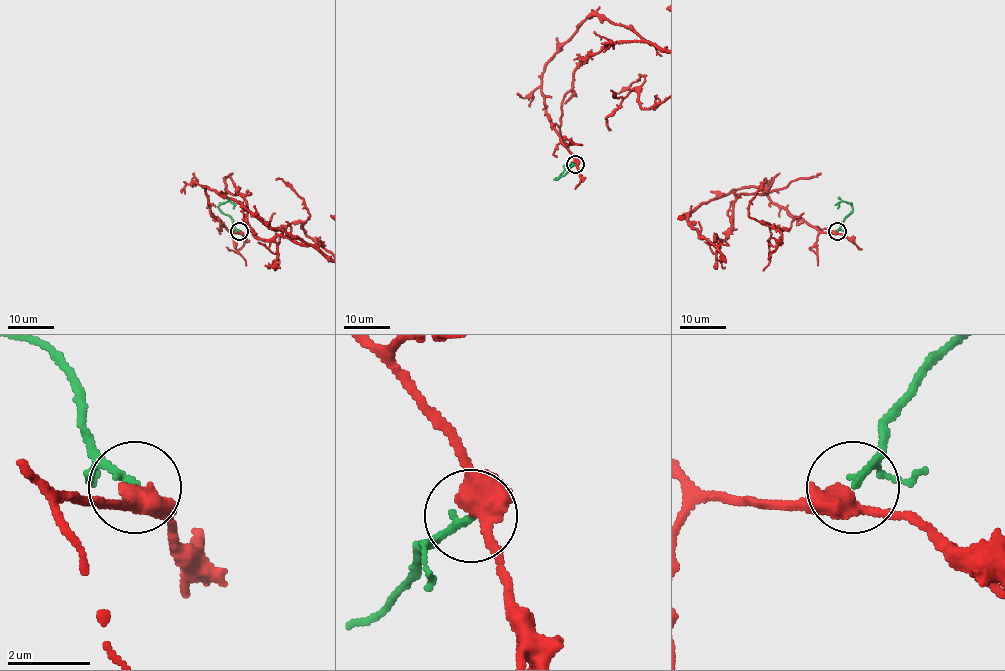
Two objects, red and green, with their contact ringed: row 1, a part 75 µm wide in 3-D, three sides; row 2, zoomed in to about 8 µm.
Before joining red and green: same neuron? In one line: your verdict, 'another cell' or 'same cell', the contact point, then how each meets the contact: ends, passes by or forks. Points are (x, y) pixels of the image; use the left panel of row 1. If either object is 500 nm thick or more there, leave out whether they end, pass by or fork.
another cell | (239, 231) | red passes by | green ends

